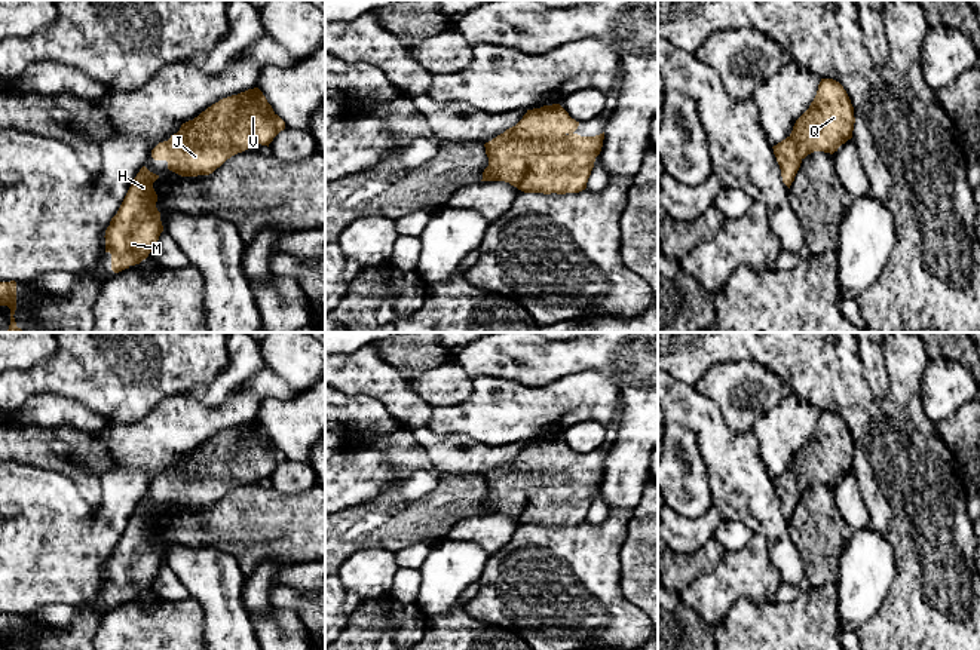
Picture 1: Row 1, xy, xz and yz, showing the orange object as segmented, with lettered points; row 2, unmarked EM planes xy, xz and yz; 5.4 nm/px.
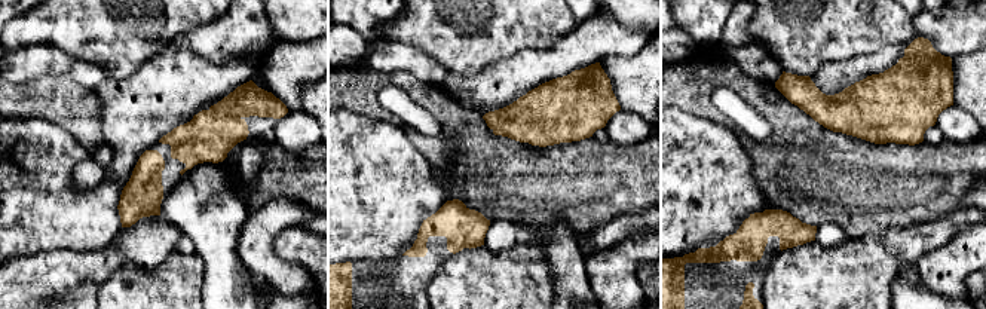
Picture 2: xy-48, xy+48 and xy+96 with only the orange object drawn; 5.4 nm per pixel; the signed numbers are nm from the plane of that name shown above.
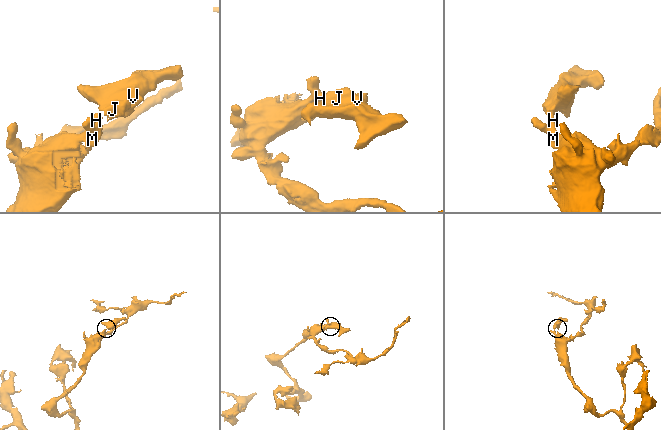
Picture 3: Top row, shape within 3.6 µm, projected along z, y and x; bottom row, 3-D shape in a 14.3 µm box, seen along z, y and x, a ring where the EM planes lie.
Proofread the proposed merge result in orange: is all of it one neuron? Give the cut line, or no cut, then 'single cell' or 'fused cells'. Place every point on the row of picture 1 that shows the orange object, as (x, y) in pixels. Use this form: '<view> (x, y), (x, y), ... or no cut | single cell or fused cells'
no cut | single cell

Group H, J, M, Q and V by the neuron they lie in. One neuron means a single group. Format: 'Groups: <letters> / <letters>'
Groups: H J M Q V

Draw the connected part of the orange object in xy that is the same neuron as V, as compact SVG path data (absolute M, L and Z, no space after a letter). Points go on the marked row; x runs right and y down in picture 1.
M258 88L220 99L193 120L181 125L168 141L151 150L154 160L166 160L168 169L181 177L209 175L232 156L248 150L254 142L267 145L285 129L285 122L273 111Z

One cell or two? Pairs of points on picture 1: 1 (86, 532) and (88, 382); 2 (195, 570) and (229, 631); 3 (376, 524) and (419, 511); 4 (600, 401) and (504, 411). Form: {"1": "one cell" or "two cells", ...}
{"1": "two cells", "2": "one cell", "3": "one cell", "4": "one cell"}

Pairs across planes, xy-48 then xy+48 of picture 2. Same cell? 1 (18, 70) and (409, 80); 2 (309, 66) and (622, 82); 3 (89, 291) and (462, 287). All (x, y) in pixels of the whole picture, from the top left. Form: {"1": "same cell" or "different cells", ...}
{"1": "different cells", "2": "same cell", "3": "different cells"}

